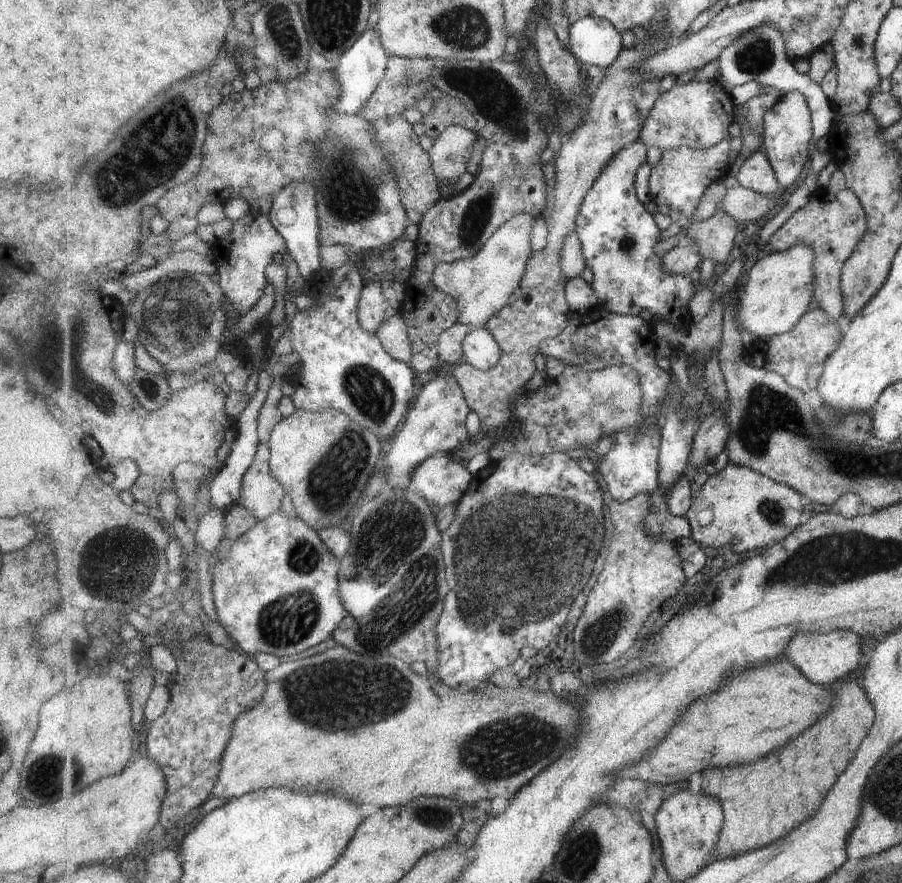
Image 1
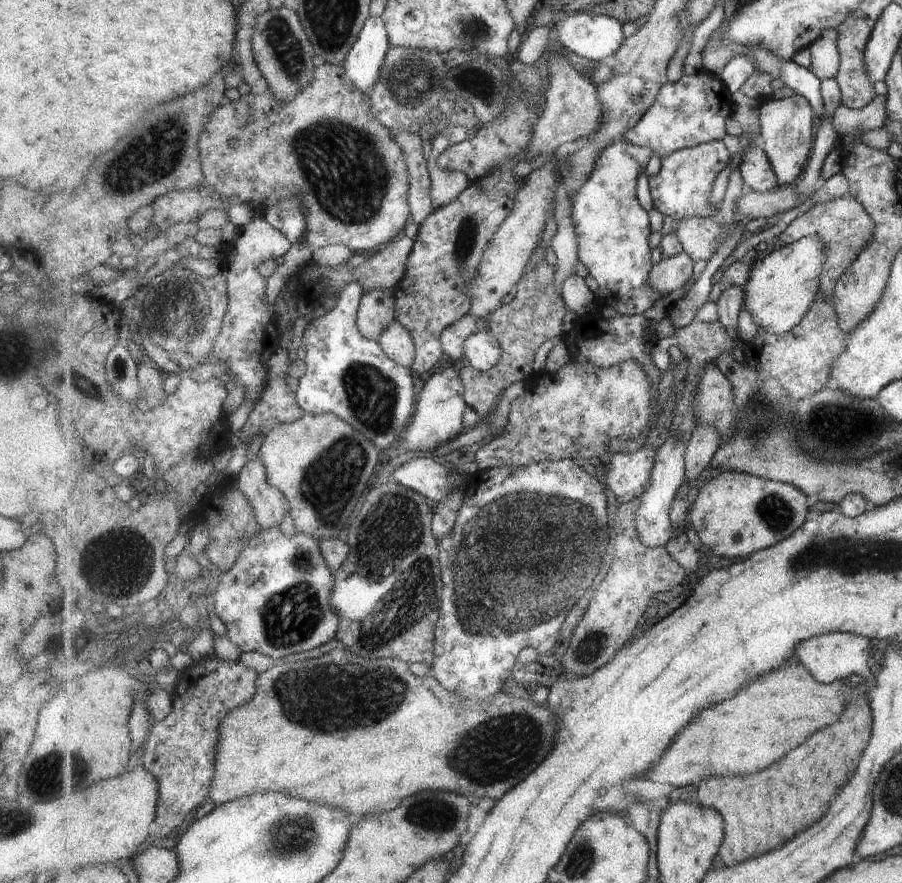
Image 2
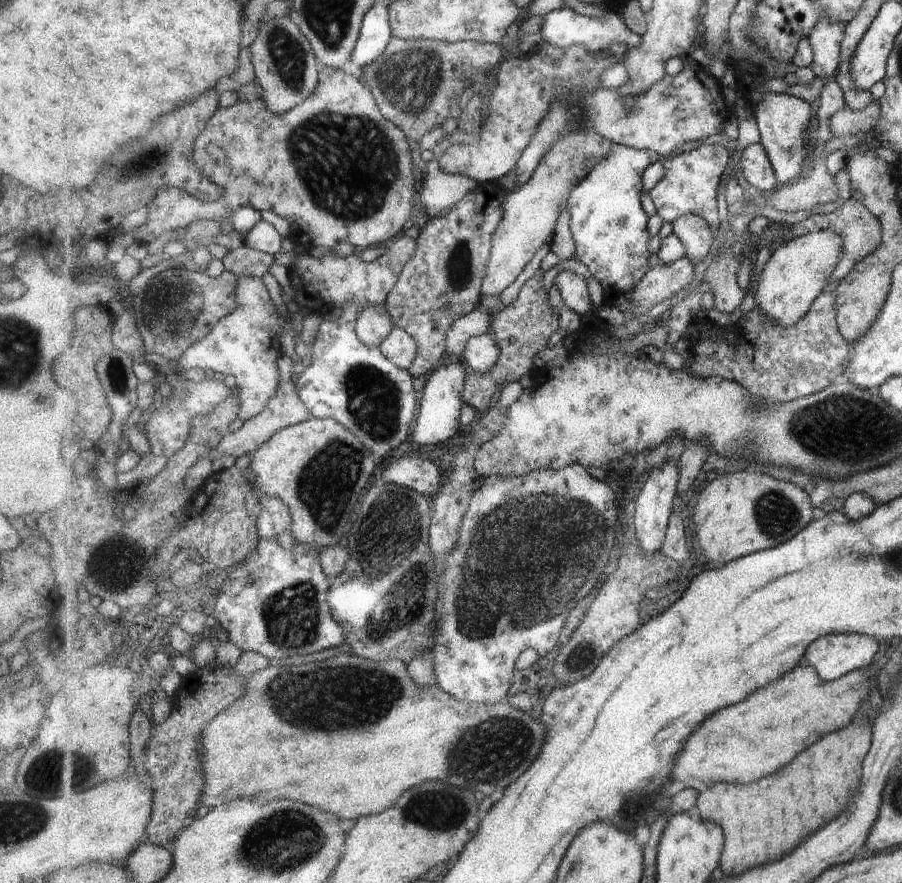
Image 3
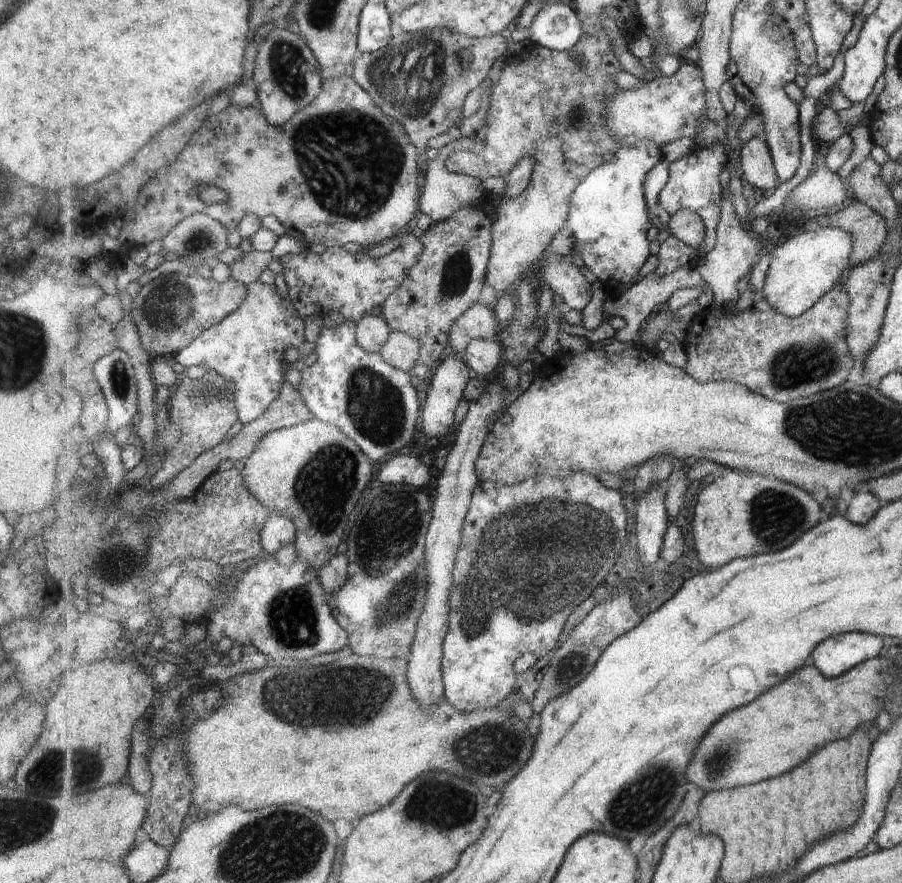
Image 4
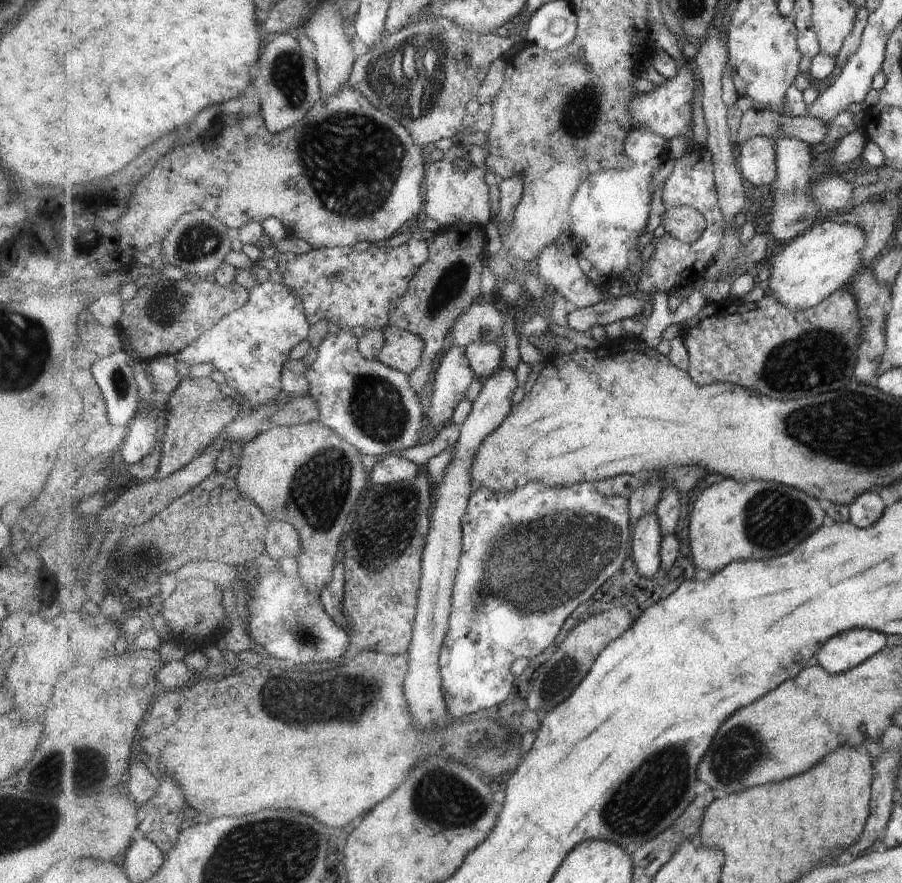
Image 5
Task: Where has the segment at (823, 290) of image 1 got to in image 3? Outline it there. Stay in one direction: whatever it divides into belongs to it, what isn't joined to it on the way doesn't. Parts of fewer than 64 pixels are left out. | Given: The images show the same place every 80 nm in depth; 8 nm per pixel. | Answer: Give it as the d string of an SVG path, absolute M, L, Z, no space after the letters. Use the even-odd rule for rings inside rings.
M853 198L846 200L841 207L828 214L818 214L816 211L811 213L809 218L787 228L790 238L801 238L807 233L816 233L817 231L830 230L841 235L844 240L844 255L832 274L830 287L842 281L852 270L856 263L863 260L867 255L870 255L880 243L880 221L865 208L861 201Z

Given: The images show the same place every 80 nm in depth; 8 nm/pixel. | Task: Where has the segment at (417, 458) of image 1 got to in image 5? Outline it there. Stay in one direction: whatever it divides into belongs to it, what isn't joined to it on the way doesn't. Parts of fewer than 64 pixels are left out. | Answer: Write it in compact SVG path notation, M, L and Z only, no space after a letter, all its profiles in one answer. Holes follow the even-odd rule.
M454 343L442 358L437 372L437 388L433 390L433 401L427 406L429 425L450 424L461 402L467 400L467 392L476 379L466 348Z

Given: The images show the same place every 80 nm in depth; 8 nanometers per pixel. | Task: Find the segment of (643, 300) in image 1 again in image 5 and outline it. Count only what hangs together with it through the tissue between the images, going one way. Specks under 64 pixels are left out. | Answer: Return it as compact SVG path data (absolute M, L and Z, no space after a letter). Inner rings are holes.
M649 127L631 130L625 145L626 153L634 165L630 169L607 169L593 175L581 185L572 204L573 224L570 232L577 242L578 255L603 274L606 285L615 279L621 280L625 270L640 260L639 256L643 248L638 249L639 239L641 234L645 233L651 216L651 180L659 170L659 166L667 160L667 139Z

